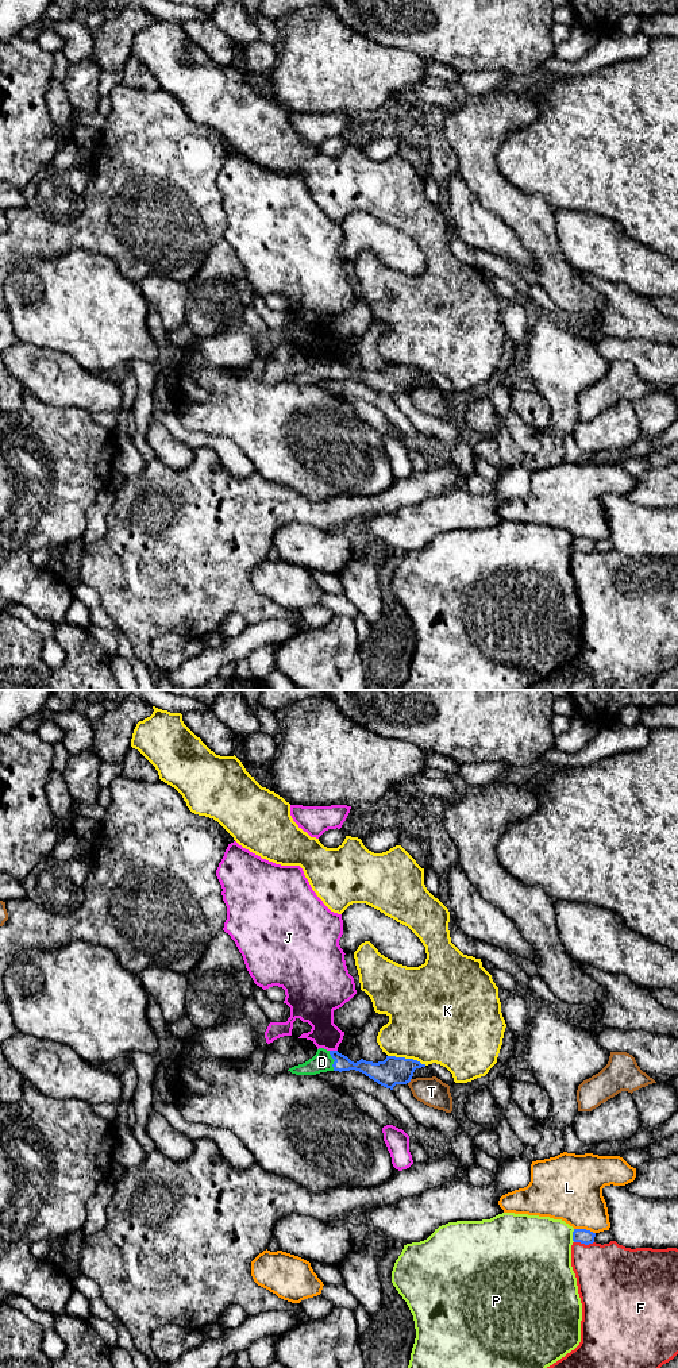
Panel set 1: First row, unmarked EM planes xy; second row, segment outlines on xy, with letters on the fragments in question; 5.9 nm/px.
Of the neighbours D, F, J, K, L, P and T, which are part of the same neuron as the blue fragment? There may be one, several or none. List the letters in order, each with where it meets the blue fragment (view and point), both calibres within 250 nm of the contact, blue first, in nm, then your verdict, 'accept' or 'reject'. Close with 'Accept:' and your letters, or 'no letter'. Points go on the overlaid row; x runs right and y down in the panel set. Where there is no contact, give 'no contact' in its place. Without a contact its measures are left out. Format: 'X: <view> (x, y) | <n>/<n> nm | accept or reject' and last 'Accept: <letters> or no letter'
D: xy (334, 1059) | 100/120 nm | accept
F: xy (584, 1243) | 90/380 nm | reject
J: xy (334, 1051) | 100/180 nm | reject
K: xy (407, 1059) | 170/460 nm | reject
L: xy (585, 1229) | 90/360 nm | reject
P: xy (573, 1236) | 90/440 nm | reject
T: xy (409, 1081) | 170/170 nm | reject
Accept: D

